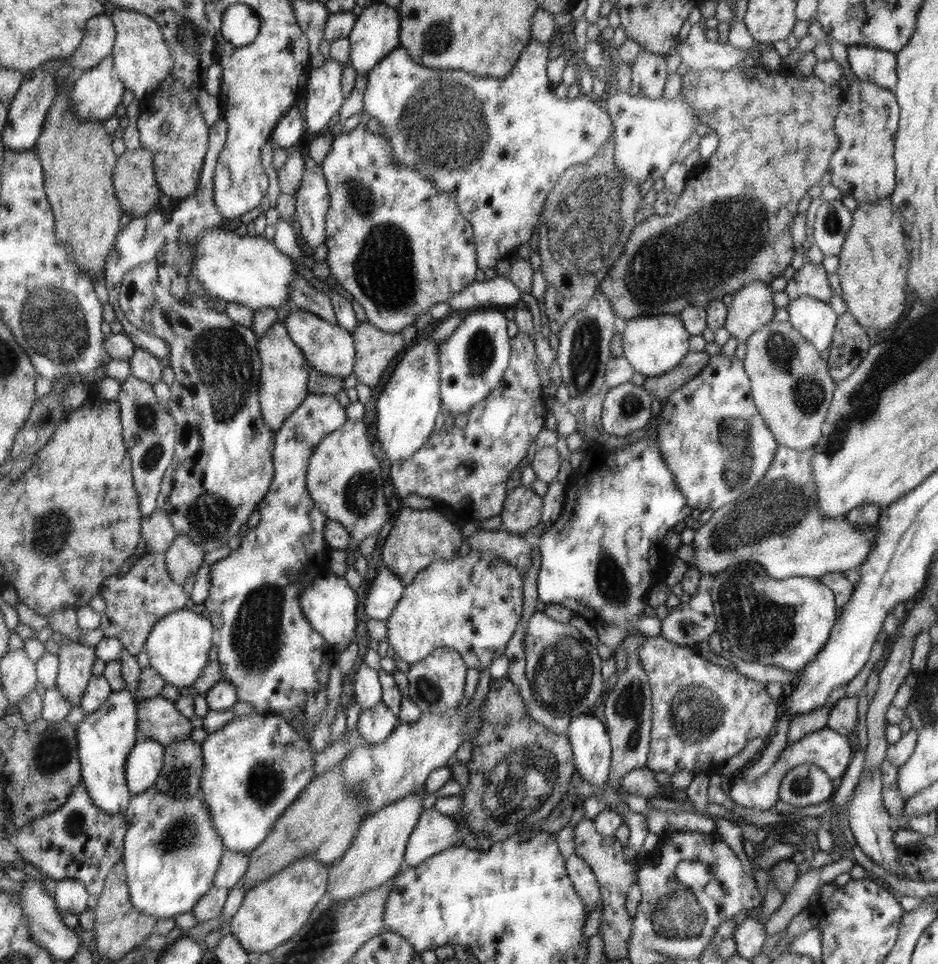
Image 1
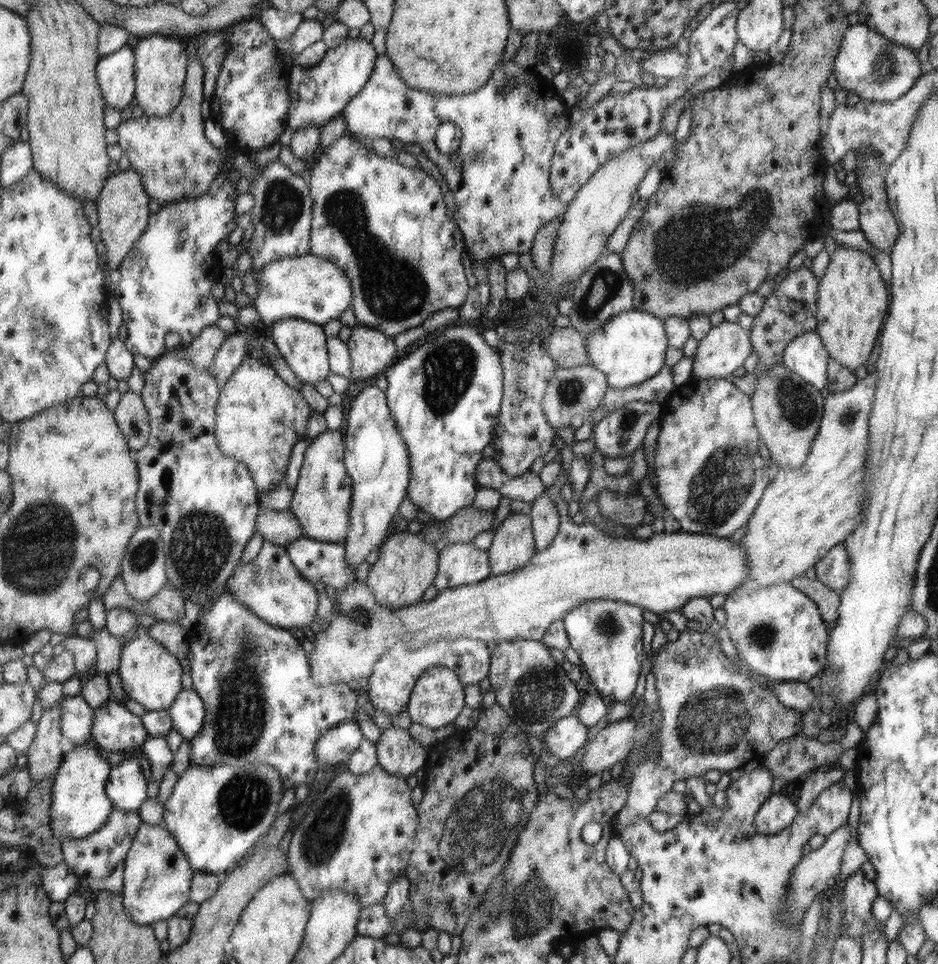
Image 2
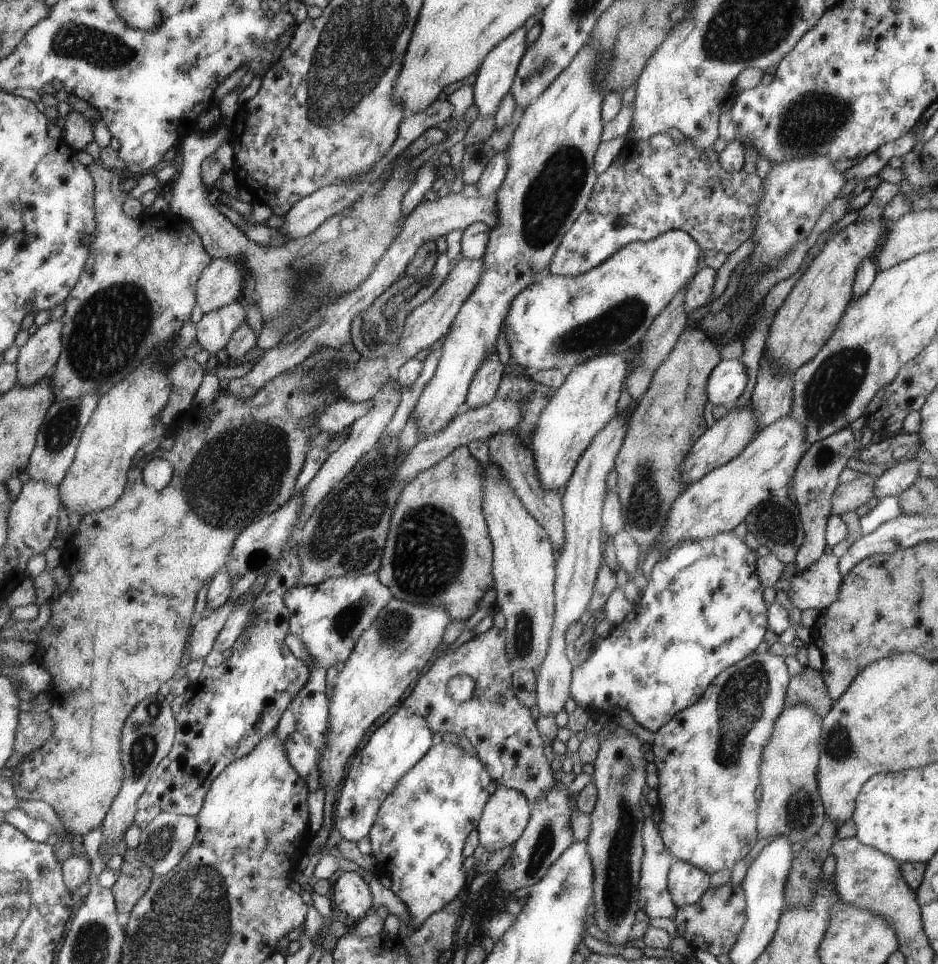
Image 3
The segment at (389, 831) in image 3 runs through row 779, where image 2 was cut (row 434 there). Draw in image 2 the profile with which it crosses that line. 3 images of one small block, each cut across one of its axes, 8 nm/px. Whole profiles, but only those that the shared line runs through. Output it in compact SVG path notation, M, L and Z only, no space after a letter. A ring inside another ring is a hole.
M458 322L430 336L426 344L414 352L401 355L398 364L386 374L390 413L411 456L409 497L419 507L423 518L450 519L462 508L470 507L480 489L474 482L474 472L478 462L483 460L480 452L492 440L492 430L498 424L504 402L505 376L500 354L486 344L477 327Z

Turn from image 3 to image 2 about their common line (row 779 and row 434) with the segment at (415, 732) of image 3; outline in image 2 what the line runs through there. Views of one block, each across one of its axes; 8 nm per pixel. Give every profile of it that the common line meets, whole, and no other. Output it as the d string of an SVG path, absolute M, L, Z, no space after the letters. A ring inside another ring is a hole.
M376 382L366 383L348 410L348 426L345 435L345 468L354 489L350 508L351 530L346 545L346 561L356 570L366 554L379 550L380 542L391 528L390 520L398 512L408 495L411 479L411 456L396 421L390 413L386 391L378 389Z

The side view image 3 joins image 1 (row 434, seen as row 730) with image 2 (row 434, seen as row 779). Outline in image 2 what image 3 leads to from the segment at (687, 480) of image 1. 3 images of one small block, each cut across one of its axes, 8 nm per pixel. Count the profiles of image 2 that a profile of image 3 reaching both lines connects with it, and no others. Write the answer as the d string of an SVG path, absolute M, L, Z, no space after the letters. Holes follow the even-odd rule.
M690 378L683 385L675 387L671 395L662 404L663 410L659 418L660 431L654 450L654 470L651 475L656 485L656 491L659 495L659 499L666 507L666 512L674 518L678 524L680 524L681 531L688 532L690 534L706 534L707 536L716 536L717 538L732 537L732 534L744 526L744 522L748 522L748 518L752 516L758 504L761 503L762 496L765 495L765 489L769 487L770 474L768 474L768 468L766 468L767 462L762 460L762 456L758 454L758 444L760 444L760 436L758 436L758 430L754 428L754 417L756 414L753 412L753 400L752 396L742 392L737 387L733 379L697 379Z

